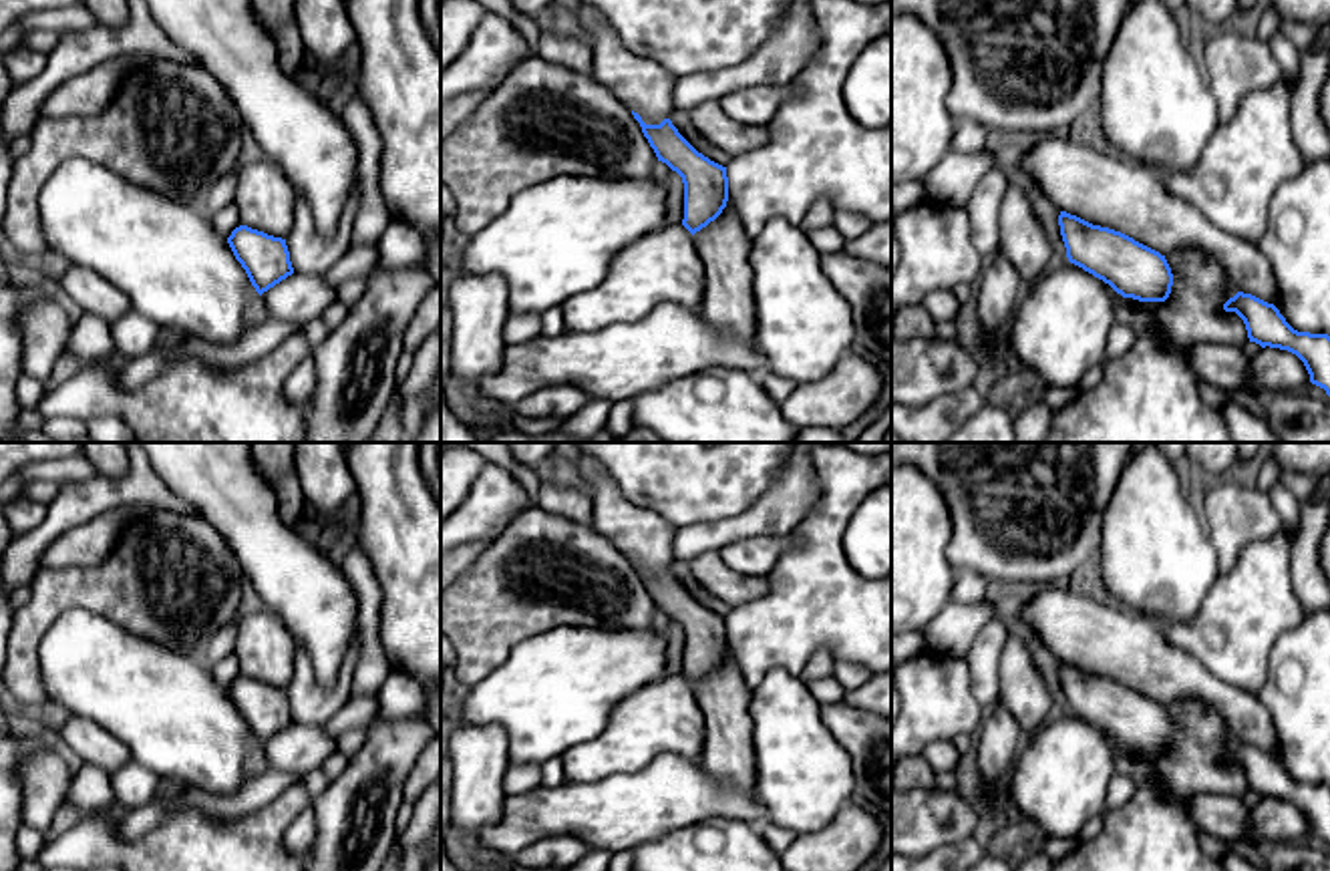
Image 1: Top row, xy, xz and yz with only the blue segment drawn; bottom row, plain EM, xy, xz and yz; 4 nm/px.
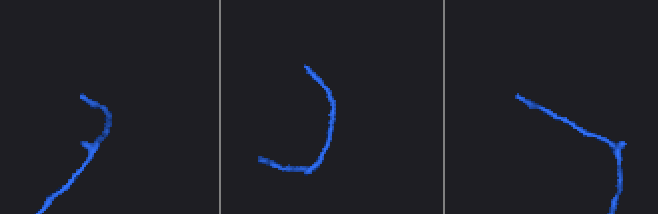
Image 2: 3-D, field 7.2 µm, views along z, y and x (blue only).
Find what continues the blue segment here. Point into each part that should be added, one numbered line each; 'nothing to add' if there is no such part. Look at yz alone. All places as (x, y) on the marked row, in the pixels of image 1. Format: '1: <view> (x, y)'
1: yz (1105, 190)

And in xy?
1: xy (266, 200)

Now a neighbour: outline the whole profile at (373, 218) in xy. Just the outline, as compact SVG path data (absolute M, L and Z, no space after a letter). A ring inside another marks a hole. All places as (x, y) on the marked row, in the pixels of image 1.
M358 91L346 103L342 121L358 149L360 207L352 223L350 241L352 245L378 243L392 219L380 191L382 139L372 113Z

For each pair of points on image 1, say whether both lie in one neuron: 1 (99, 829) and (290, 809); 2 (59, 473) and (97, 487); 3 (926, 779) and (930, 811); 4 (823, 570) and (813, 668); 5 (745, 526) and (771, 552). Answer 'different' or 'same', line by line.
1: same
2: different
3: different
4: different
5: different

